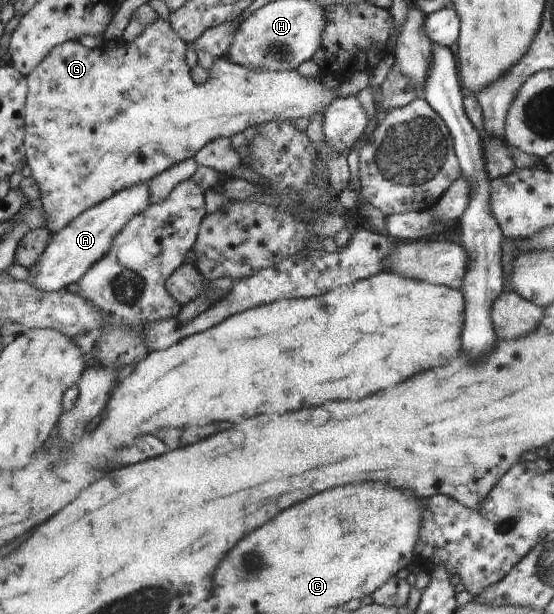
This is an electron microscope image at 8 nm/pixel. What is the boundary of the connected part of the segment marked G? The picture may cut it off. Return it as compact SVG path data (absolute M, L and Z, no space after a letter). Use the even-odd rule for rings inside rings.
M159 18L153 25L149 26L145 30L143 30L142 34L140 34L135 41L127 42L123 38L120 38L117 41L115 48L110 48L107 43L104 43L102 48L99 49L89 49L86 46L82 45L82 43L73 42L73 41L67 41L63 44L60 44L58 47L56 47L50 55L44 57L42 63L40 63L39 67L34 69L34 71L30 72L26 78L27 78L27 86L30 91L27 93L27 101L26 101L26 135L24 136L24 146L25 148L25 163L30 166L31 169L31 176L36 180L36 183L39 185L41 196L40 196L40 205L43 207L44 211L47 213L47 223L46 227L50 231L50 237L54 235L56 232L59 232L62 228L66 228L68 224L71 223L72 220L75 219L75 217L78 217L82 215L83 212L86 212L87 209L94 208L96 204L98 204L101 201L107 200L109 197L112 197L115 195L115 193L118 193L122 191L124 188L130 188L134 187L136 184L148 182L151 180L155 175L158 175L160 172L163 172L164 170L167 170L169 167L172 167L173 165L176 165L177 163L180 163L181 161L184 161L185 159L190 159L196 156L202 149L208 145L212 140L215 140L217 137L225 137L225 138L231 138L232 136L235 136L237 133L243 132L244 129L247 127L252 127L252 125L259 126L262 124L267 124L268 122L271 122L272 120L291 120L295 121L298 117L308 117L310 120L312 119L312 115L314 113L324 113L328 107L331 107L332 104L335 103L336 100L340 99L340 81L339 83L331 87L330 89L325 87L322 84L322 81L320 78L312 79L302 76L297 70L288 70L288 71L272 71L272 70L263 70L263 69L248 69L247 67L241 66L240 64L234 63L230 61L228 57L222 57L222 58L216 58L214 60L214 64L208 69L209 78L203 83L199 84L197 83L192 77L191 77L191 68L186 63L185 57L186 57L186 50L188 48L188 43L183 40L177 34L174 30L174 27L172 27L171 22L168 20L163 20L162 18Z

